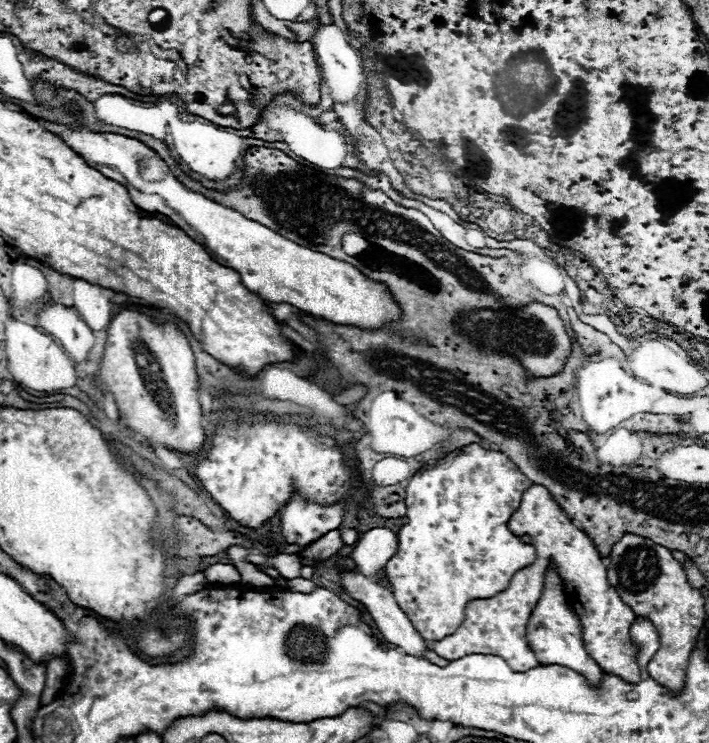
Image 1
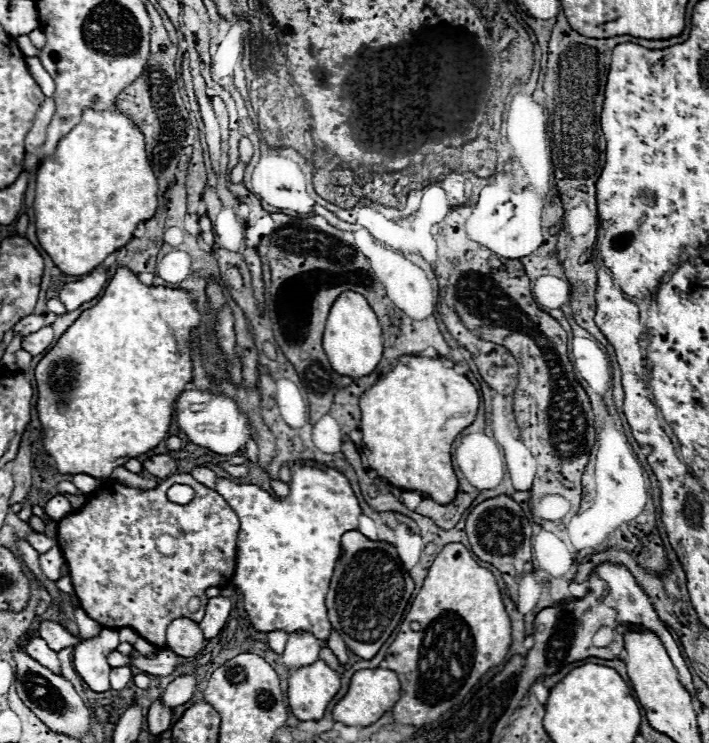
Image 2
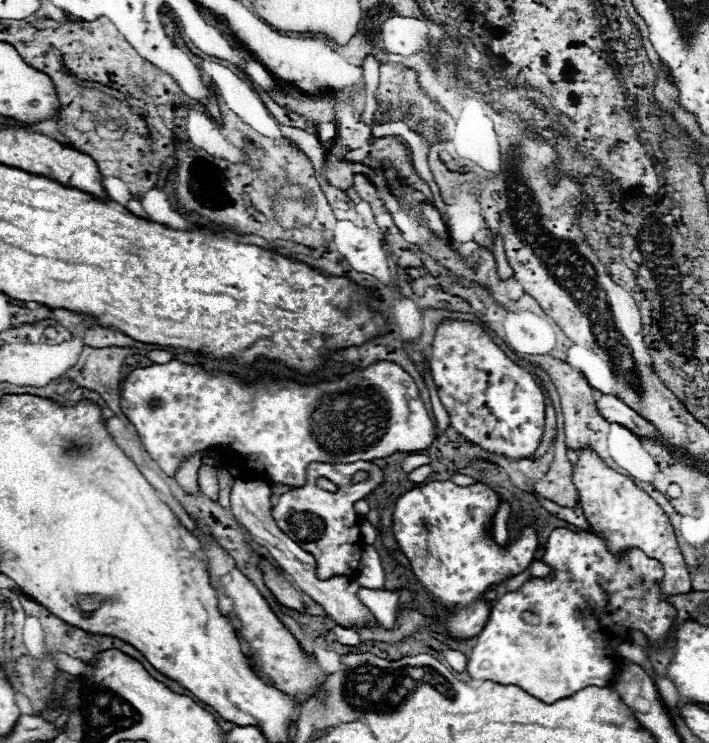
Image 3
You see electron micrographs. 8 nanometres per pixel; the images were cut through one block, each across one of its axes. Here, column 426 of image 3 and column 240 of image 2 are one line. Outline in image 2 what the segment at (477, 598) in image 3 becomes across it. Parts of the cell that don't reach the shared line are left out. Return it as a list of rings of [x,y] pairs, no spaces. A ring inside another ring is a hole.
[[[300,462],[290,468],[290,492],[284,498],[274,498],[266,490],[254,484],[236,484],[226,478],[216,478],[216,492],[230,504],[240,518],[238,548],[236,548],[236,572],[232,584],[244,596],[244,610],[258,632],[282,630],[294,634],[298,630],[310,630],[318,640],[330,636],[330,622],[326,616],[326,592],[334,574],[334,564],[340,556],[340,538],[344,532],[358,528],[362,514],[358,500],[350,488],[348,478],[328,466],[314,462]]]

